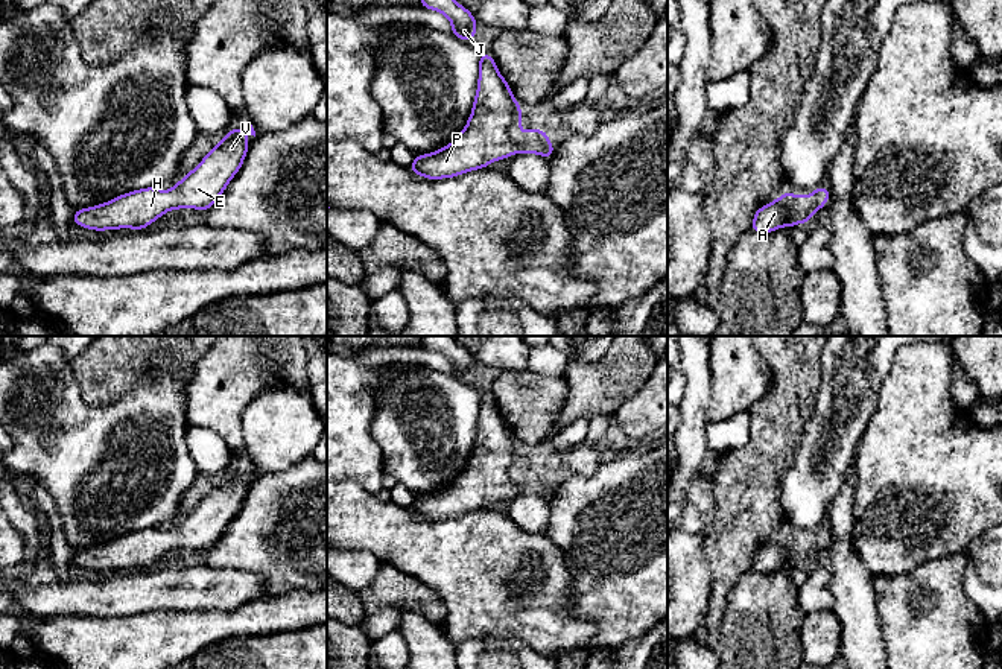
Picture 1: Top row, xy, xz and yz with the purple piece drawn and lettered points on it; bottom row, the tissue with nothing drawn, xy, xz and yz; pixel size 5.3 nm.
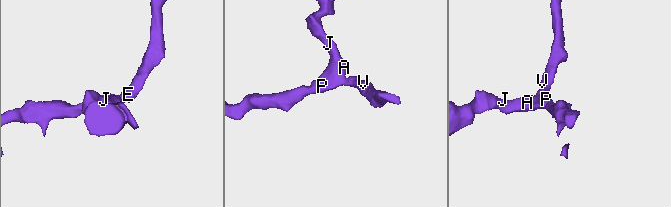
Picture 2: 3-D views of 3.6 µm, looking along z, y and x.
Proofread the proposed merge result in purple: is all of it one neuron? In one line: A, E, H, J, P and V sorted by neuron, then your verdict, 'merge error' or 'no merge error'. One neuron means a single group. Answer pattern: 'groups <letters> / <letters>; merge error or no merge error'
groups A E H J P V; no merge error

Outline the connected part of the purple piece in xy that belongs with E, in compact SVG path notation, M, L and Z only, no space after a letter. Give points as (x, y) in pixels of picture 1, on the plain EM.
M252 465L246 470L230 468L225 479L216 482L201 503L192 512L184 514L182 520L169 532L158 528L132 531L108 543L76 550L71 563L94 572L122 569L138 572L173 549L205 552L216 544L242 509L249 488L245 476L255 477Z

